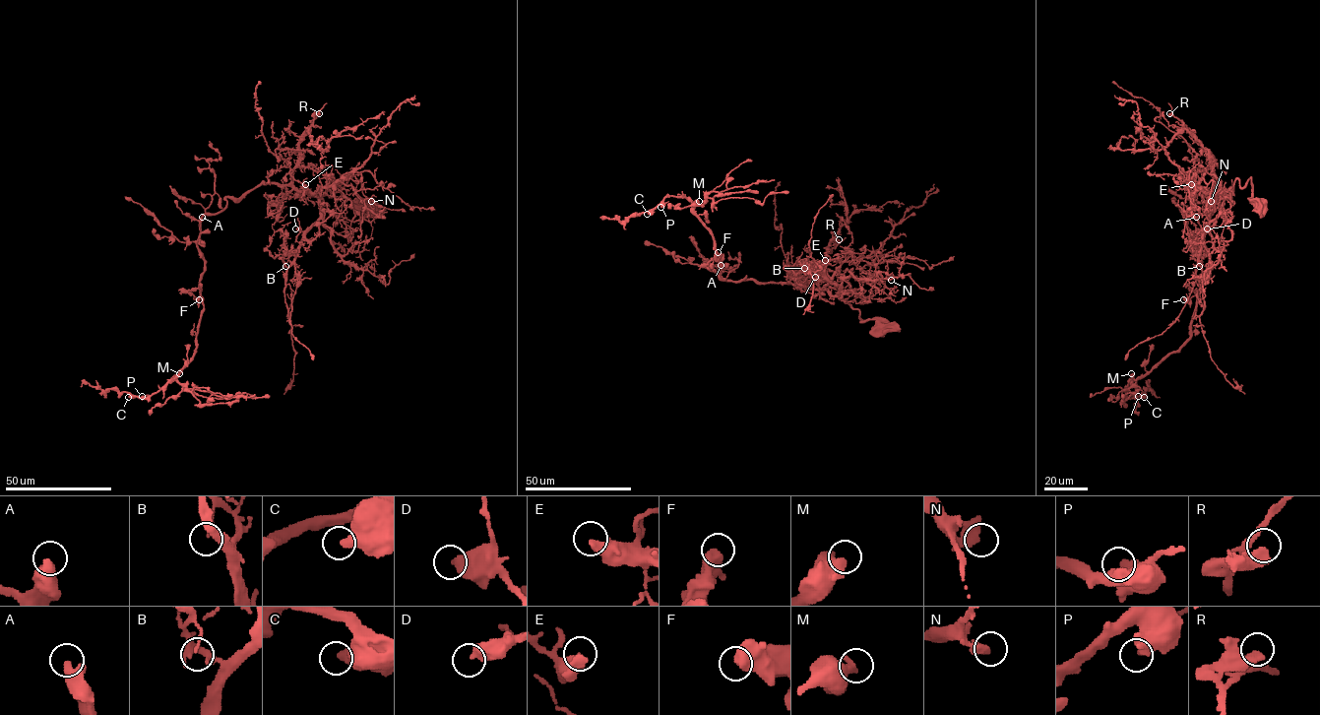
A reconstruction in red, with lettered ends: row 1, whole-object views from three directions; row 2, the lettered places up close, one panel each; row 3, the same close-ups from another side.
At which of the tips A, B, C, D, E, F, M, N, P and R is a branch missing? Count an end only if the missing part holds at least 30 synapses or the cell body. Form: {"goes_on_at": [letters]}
{"goes_on_at": ["E"]}

